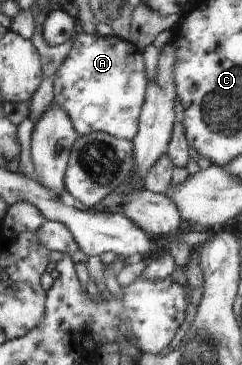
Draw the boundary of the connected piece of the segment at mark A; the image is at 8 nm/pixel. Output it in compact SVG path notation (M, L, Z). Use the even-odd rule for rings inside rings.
M78 30L69 54L52 78L54 103L66 110L79 136L90 132L104 132L111 136L133 141L146 91L147 78L143 53L136 44L116 35L99 36Z

